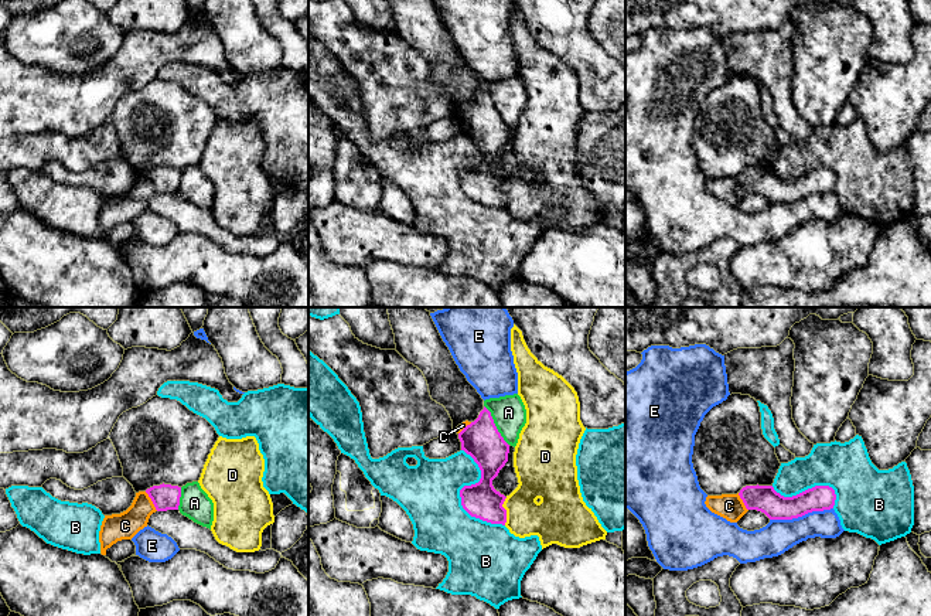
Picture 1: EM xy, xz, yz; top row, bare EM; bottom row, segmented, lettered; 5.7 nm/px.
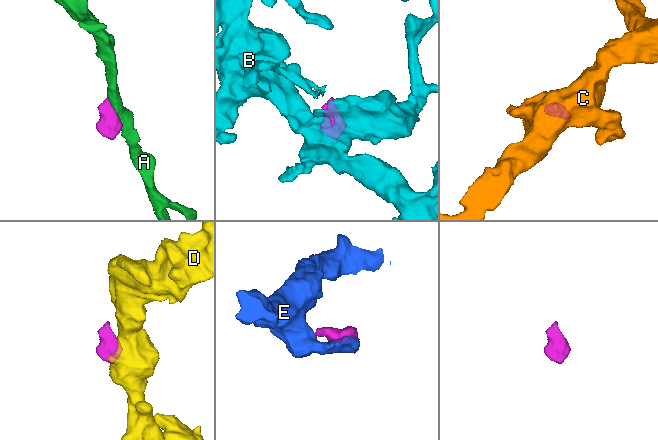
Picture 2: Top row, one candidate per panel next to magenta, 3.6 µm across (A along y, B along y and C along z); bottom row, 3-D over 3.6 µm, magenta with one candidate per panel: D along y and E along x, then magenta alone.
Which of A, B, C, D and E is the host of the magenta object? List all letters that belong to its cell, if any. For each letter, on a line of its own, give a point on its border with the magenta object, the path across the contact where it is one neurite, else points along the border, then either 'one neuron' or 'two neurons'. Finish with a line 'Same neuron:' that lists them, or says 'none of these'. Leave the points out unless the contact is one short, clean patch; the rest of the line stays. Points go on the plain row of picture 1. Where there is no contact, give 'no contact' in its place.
A: contact xz (494, 108); two neurons
B: contact xz (460, 177); two neurons
C: contact xy (152, 183); way xy (164, 180), (152, 183), (125, 208); one neuron
D: contact xz (505, 194); two neurons
E: contact yz (801, 198); two neurons
Same neuron: C

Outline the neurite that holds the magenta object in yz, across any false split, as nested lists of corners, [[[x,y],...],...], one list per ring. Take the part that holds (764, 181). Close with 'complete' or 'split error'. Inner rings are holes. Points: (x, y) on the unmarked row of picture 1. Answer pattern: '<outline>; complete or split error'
[[[746,169],[737,177],[707,178],[706,190],[737,205],[748,193],[764,195],[770,203],[792,203],[812,194],[831,193],[836,177],[829,169],[815,169],[797,178],[784,180],[773,169]]]; split error

